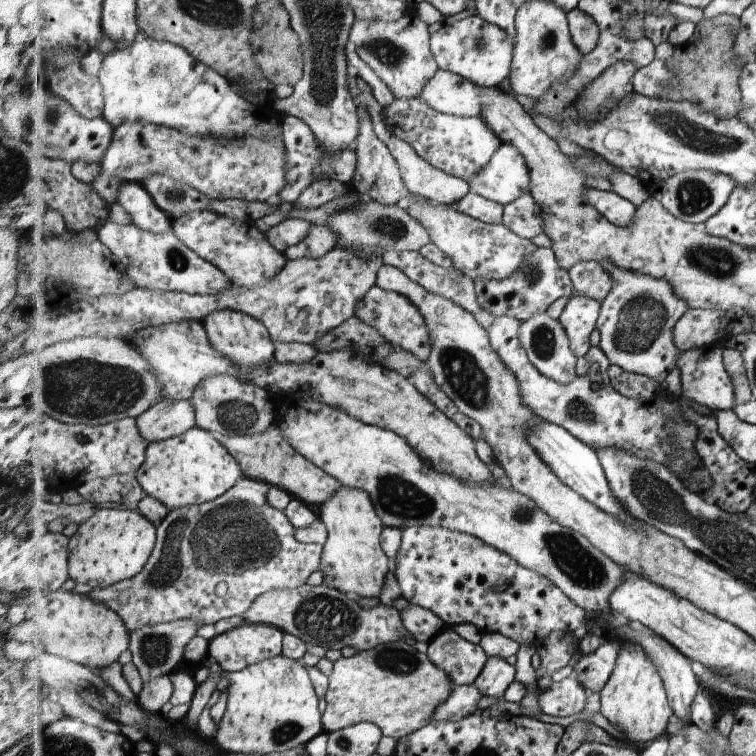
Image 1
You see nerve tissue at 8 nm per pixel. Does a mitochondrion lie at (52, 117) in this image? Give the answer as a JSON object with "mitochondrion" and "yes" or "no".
{"mitochondrion":"yes"}

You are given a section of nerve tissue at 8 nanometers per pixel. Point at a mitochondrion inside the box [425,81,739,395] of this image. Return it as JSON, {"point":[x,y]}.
{"point":[641,319]}

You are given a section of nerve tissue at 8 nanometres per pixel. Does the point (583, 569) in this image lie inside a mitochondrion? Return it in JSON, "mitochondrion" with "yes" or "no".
{"mitochondrion":"yes"}

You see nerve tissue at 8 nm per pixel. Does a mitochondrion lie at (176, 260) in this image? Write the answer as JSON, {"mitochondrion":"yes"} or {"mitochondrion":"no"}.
{"mitochondrion":"yes"}

